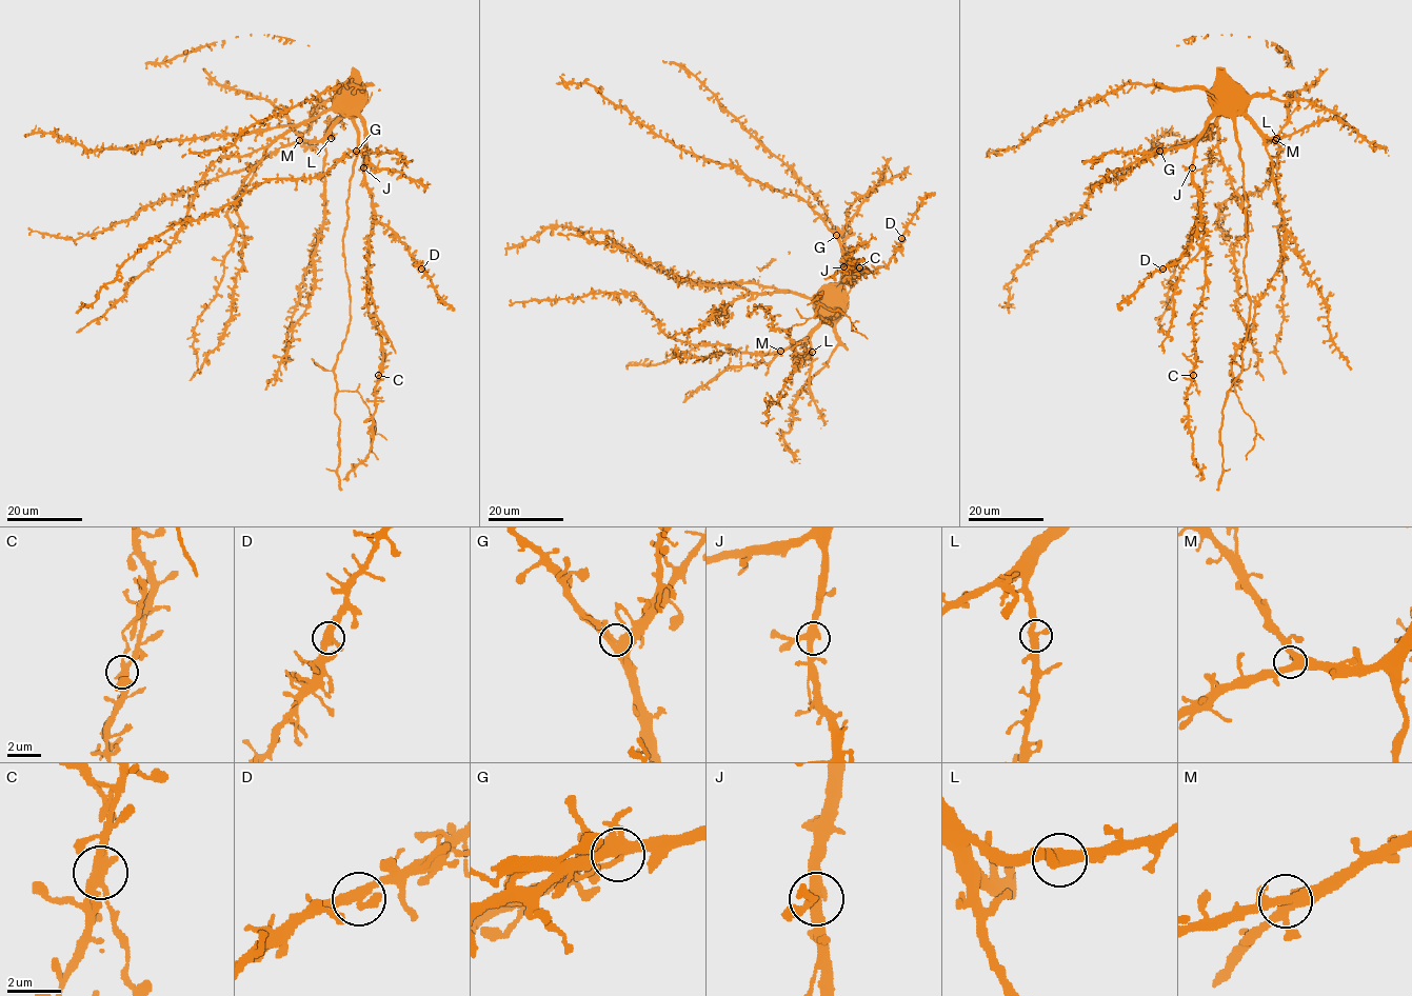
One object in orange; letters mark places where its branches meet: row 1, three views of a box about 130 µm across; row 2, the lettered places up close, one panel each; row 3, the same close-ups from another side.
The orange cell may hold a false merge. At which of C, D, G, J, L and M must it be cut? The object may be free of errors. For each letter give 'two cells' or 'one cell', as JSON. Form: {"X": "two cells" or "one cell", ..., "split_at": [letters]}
{"C": "two cells", "D": "one cell", "G": "one cell", "J": "one cell", "L": "one cell", "M": "one cell", "split_at": ["C"]}

